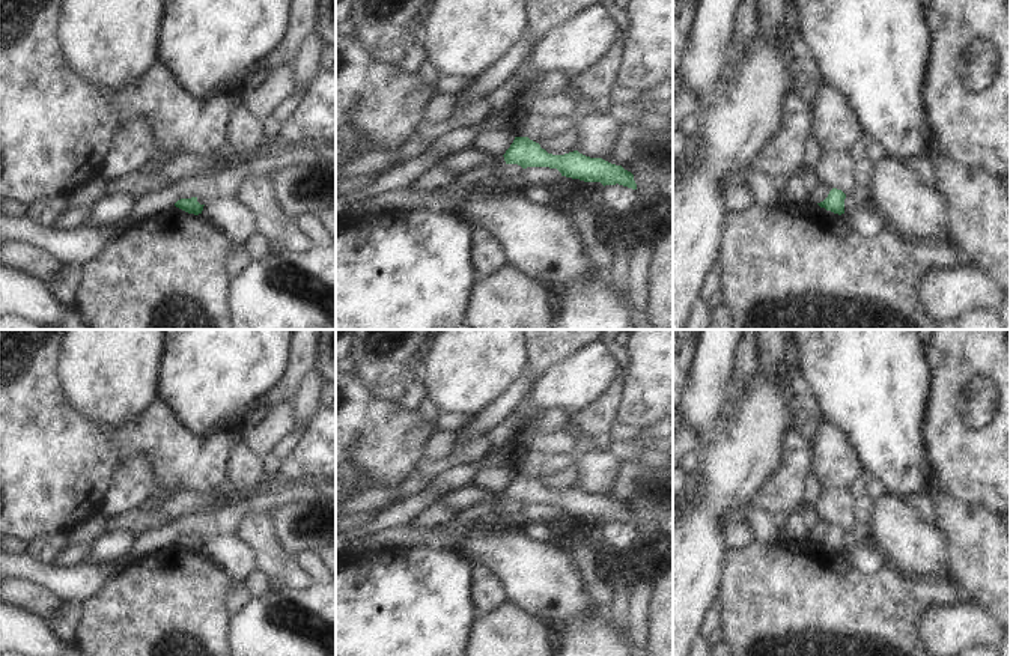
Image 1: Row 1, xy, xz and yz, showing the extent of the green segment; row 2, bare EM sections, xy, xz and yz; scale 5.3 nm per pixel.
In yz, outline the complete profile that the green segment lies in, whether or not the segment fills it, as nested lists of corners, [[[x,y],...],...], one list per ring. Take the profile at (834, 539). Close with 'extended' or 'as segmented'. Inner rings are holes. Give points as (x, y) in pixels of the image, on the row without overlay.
[[[832,525],[828,534],[817,542],[826,548],[841,552],[844,551],[844,536],[846,531],[841,527]]] | as segmented

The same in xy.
[[[191,534],[191,536],[181,536],[181,537],[178,537],[175,540],[175,543],[182,546],[182,548],[185,548],[185,549],[188,549],[188,551],[199,552],[199,551],[202,551],[205,542],[200,542],[197,539],[197,534]]] | as segmented

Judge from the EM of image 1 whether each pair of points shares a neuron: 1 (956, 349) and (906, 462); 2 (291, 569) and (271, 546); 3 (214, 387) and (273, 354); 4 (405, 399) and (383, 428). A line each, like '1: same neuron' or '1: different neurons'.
1: different neurons
2: same neuron
3: same neuron
4: different neurons

